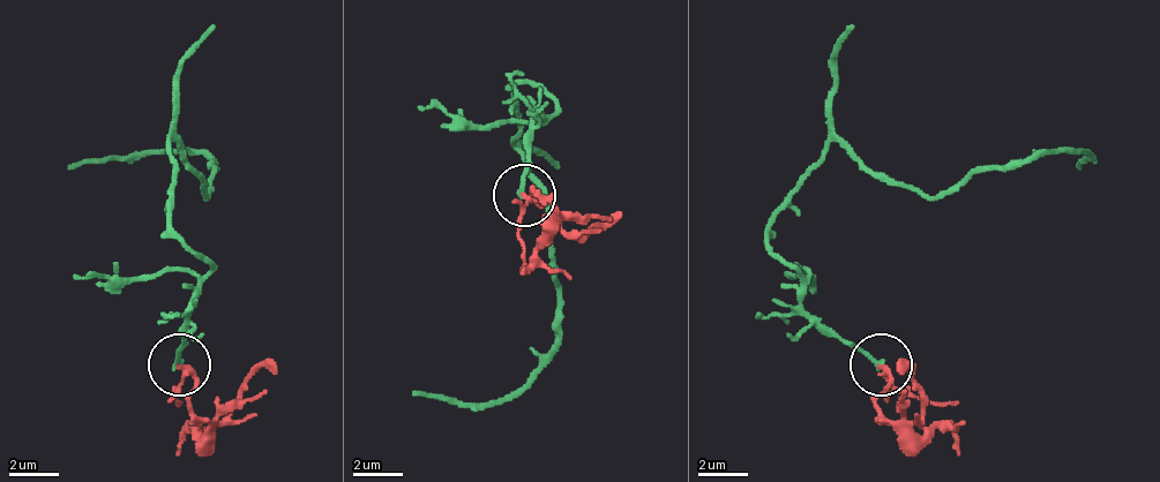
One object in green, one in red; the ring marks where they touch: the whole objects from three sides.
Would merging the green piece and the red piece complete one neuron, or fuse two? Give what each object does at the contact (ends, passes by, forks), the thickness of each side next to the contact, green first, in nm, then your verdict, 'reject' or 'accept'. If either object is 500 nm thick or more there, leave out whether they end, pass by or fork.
green ends | red passes by | 200/160 nm | reject

